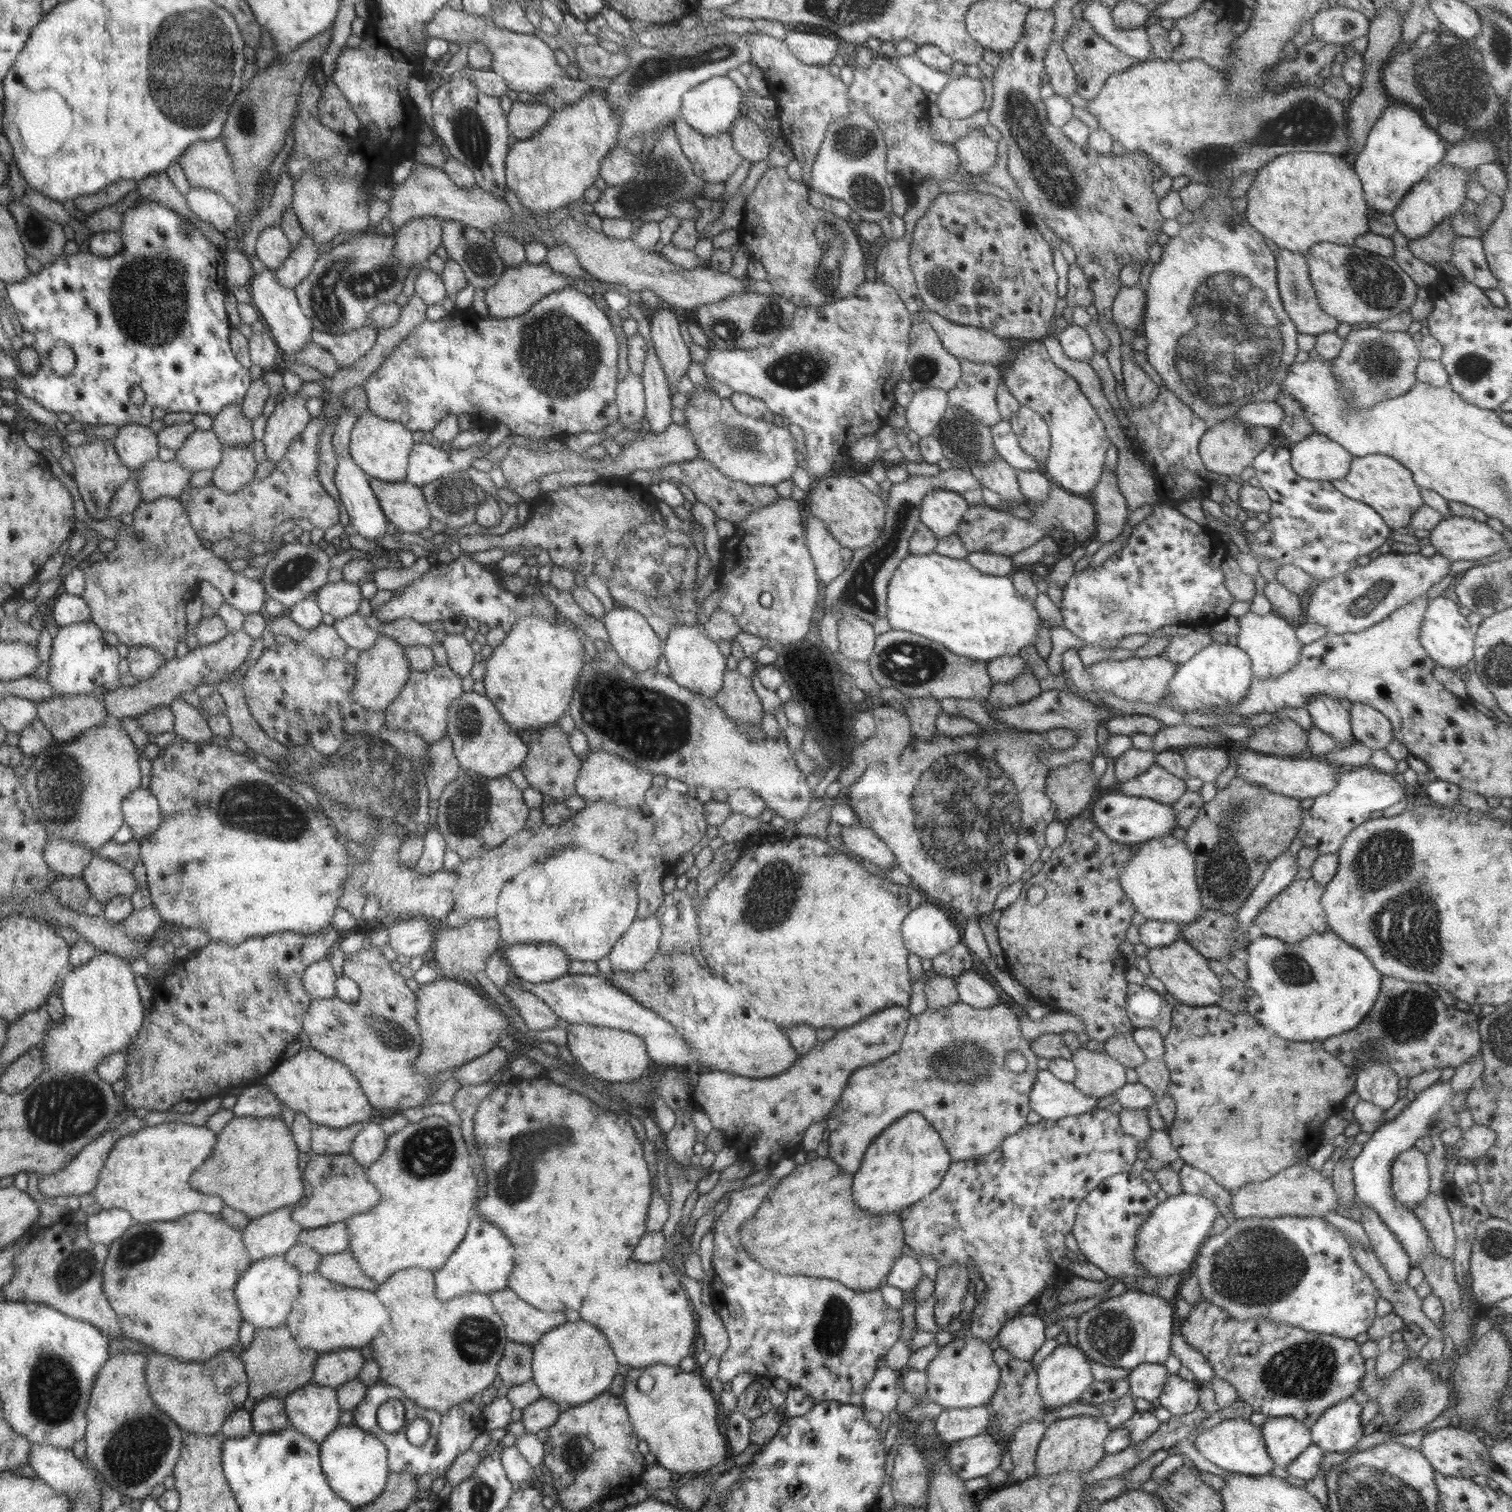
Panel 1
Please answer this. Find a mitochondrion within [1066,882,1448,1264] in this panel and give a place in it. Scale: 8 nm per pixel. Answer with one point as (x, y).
(1408, 1016)

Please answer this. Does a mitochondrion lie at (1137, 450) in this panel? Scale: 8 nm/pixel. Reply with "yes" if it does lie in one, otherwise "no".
no

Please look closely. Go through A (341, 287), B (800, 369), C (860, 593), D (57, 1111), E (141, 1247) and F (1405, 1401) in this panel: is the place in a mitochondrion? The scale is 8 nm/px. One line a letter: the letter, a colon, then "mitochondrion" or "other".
A: mitochondrion
B: mitochondrion
C: mitochondrion
D: mitochondrion
E: mitochondrion
F: mitochondrion

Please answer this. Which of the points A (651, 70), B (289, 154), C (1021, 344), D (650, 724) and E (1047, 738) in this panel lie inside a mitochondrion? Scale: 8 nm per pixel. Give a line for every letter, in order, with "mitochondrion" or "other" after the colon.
A: mitochondrion
B: other
C: other
D: mitochondrion
E: other

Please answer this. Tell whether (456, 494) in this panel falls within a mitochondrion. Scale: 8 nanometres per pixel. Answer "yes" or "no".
yes

